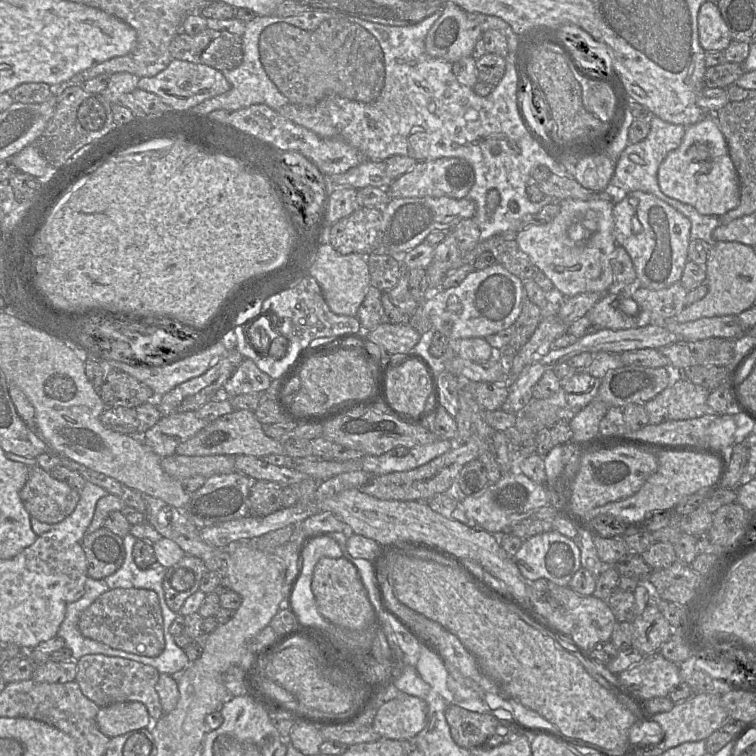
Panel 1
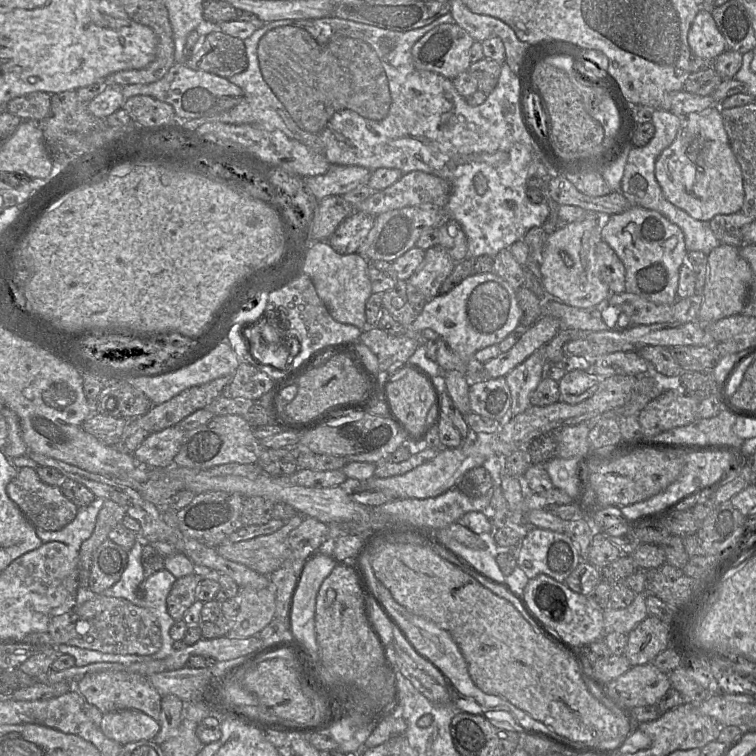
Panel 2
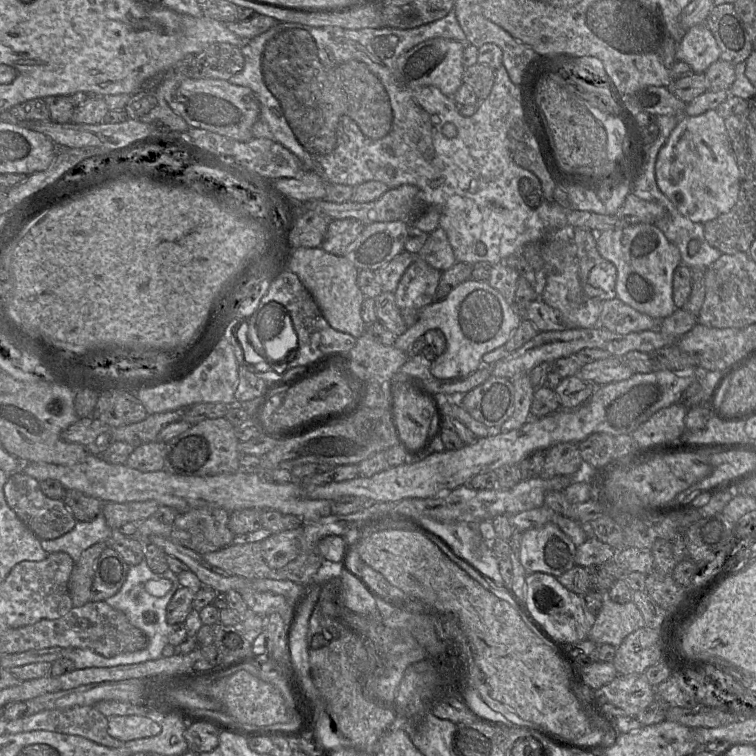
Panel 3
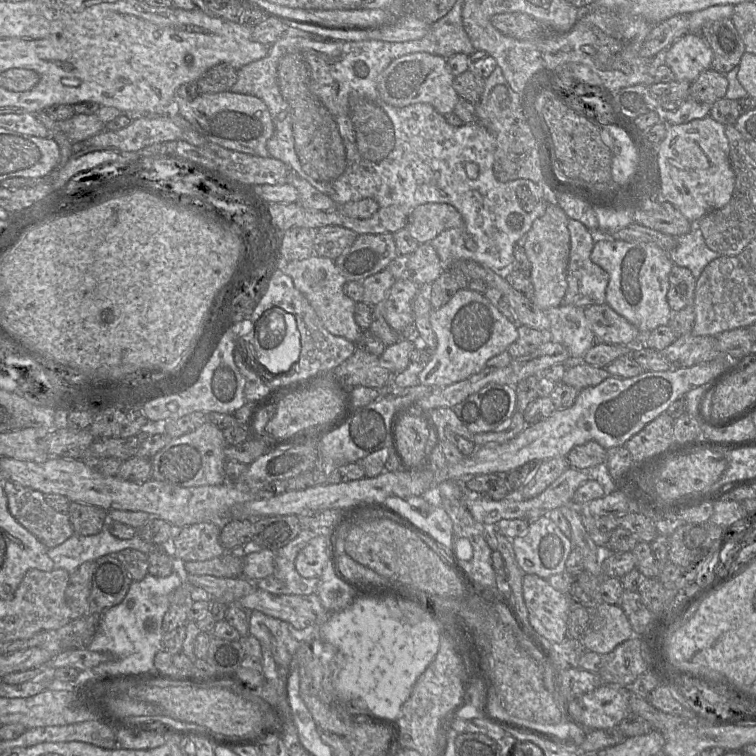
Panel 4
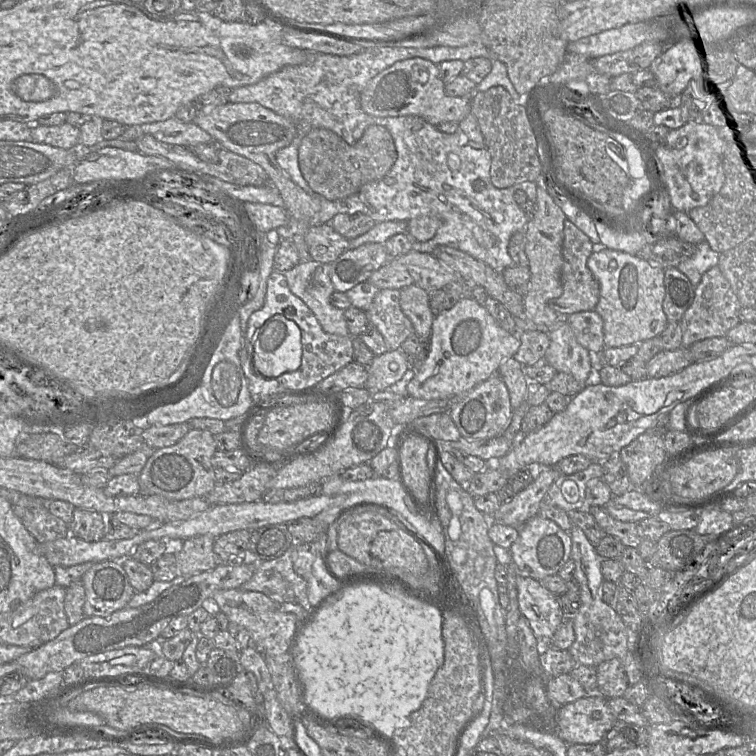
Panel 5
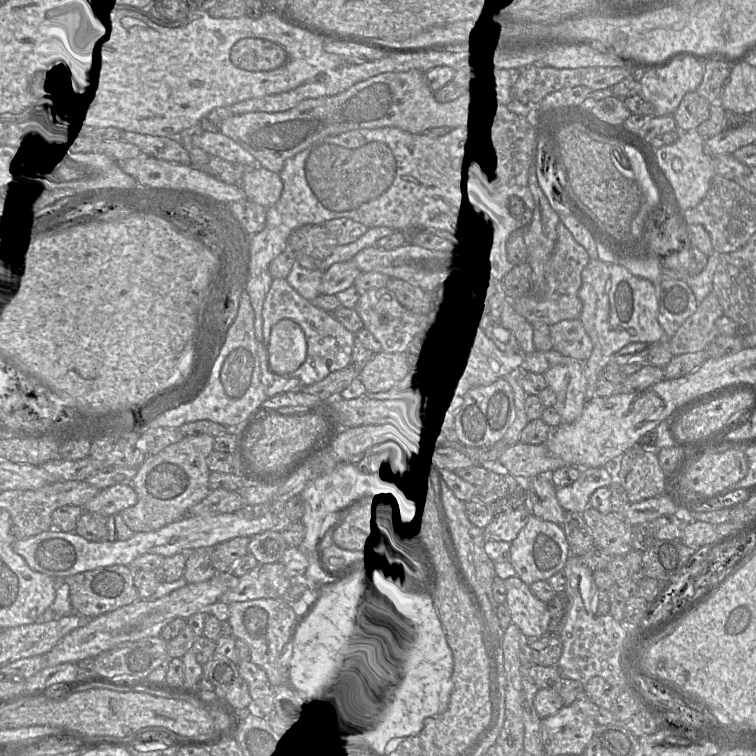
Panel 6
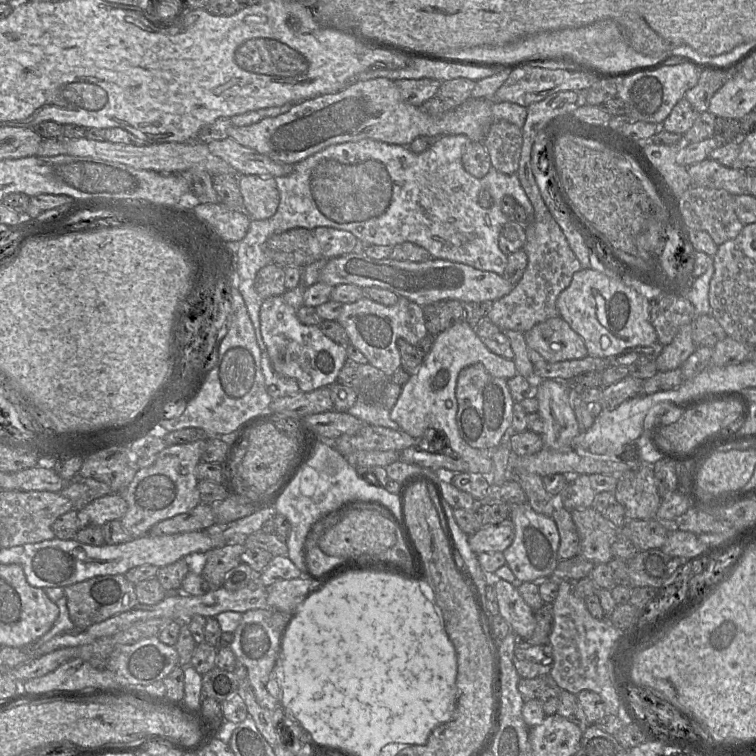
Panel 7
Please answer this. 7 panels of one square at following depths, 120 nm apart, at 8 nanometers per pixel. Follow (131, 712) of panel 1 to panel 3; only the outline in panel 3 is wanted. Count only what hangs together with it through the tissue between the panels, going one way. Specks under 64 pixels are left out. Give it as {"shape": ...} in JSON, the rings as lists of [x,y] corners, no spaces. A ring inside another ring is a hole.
{"shape":[[[128,715],[108,717],[108,734],[122,742],[149,738],[161,732],[161,726],[145,716]]]}

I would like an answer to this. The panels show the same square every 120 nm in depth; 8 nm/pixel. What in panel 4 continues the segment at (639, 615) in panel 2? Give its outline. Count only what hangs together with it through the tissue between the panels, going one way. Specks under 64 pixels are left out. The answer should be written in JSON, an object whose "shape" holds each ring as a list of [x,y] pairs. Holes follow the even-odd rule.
{"shape":[[[603,602],[591,611],[591,620],[581,642],[585,651],[607,655],[633,637],[634,631],[623,609]]]}

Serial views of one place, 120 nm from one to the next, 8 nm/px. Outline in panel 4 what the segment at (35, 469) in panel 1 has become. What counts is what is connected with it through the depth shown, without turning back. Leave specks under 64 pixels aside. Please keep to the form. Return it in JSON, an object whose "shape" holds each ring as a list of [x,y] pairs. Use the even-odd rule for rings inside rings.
{"shape":[[[10,480],[4,481],[4,491],[11,515],[47,548],[62,544],[74,534],[68,513],[58,512],[53,509],[47,503],[42,492],[16,484]]]}

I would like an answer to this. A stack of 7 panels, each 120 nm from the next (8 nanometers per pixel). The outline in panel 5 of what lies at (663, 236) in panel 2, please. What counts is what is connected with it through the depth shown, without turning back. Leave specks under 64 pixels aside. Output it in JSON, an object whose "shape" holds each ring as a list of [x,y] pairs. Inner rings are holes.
{"shape":[[[604,249],[591,254],[587,266],[600,285],[600,297],[594,311],[603,320],[604,348],[615,348],[660,335],[668,325],[663,311],[665,270],[650,265],[639,255]]]}

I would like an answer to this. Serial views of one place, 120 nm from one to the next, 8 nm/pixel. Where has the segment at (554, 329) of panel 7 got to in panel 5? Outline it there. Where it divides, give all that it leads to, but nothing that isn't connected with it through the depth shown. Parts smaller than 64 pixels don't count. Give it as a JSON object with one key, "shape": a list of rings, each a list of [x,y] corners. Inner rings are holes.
{"shape":[[[596,311],[570,314],[566,321],[572,328],[578,343],[592,355],[604,349],[603,320]]]}

